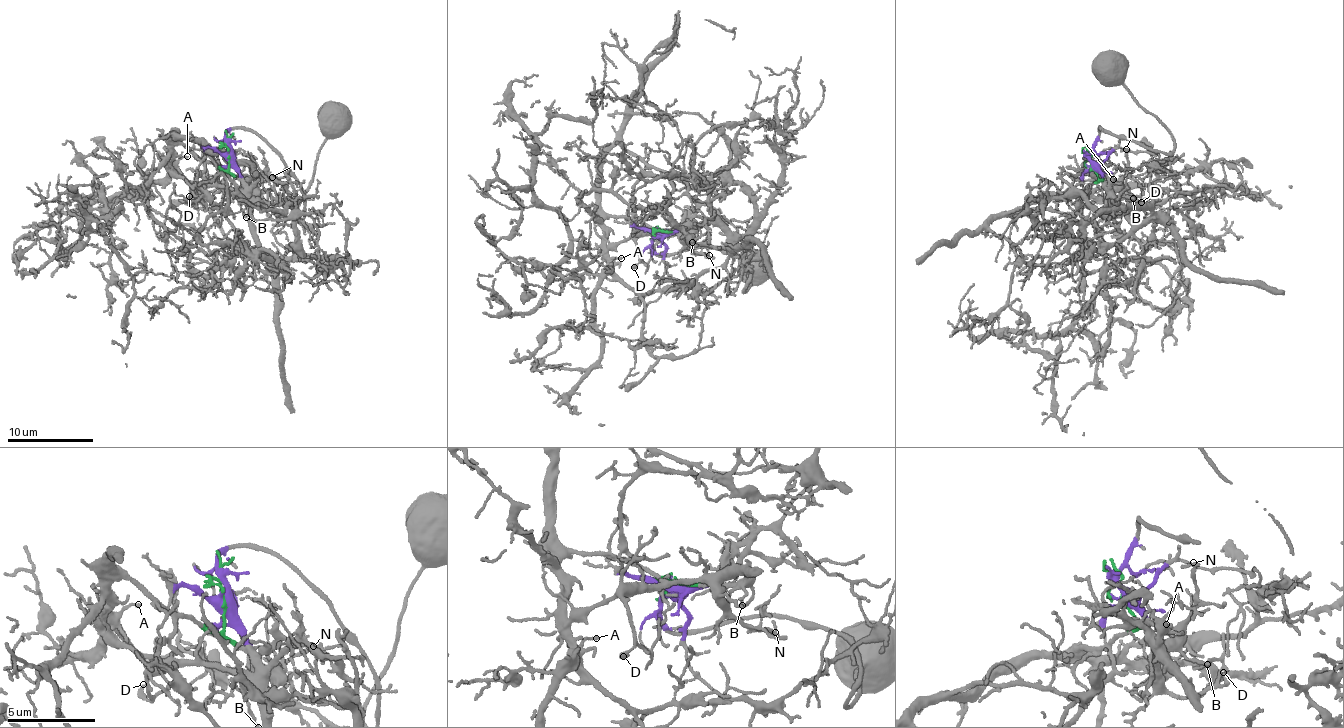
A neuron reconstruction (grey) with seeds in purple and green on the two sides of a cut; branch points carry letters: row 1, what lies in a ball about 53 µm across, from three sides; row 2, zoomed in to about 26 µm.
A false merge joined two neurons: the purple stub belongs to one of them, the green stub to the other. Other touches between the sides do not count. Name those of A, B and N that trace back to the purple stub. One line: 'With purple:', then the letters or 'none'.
With purple: B, N

